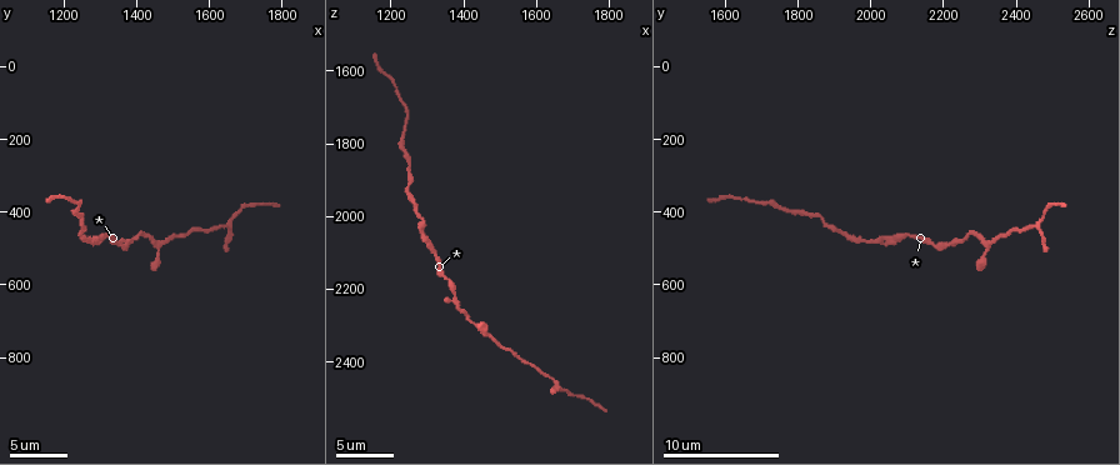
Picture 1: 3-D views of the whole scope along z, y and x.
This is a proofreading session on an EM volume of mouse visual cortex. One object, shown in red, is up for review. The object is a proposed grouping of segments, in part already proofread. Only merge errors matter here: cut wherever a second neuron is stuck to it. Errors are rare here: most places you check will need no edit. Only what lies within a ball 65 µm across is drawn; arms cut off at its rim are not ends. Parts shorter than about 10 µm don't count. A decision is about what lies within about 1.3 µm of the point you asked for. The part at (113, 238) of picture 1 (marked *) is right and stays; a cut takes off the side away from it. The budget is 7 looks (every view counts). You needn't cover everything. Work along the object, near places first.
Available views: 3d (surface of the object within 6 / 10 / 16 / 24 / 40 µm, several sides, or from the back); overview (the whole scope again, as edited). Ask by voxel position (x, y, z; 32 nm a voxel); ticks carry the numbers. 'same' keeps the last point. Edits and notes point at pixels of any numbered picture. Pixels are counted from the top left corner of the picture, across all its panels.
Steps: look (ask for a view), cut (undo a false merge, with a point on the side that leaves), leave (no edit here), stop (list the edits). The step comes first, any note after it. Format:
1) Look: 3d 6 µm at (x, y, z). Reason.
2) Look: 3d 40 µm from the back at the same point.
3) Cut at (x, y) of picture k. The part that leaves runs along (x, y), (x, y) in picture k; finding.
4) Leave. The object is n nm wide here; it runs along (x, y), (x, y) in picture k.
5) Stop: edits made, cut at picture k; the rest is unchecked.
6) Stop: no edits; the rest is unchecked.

Look: 3d 16 µm at (1250, 450, 1910). Calibre changes.

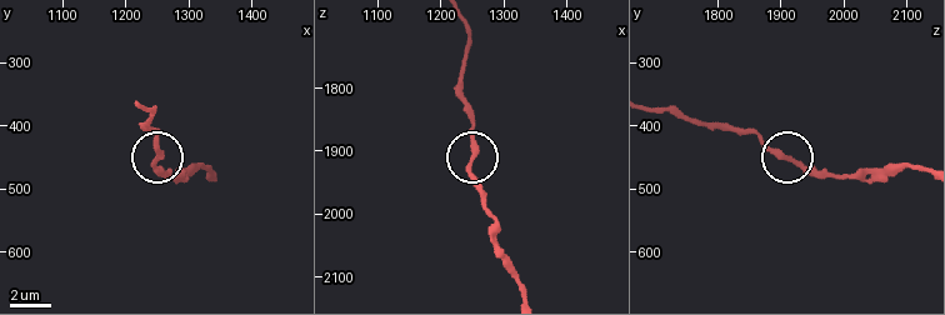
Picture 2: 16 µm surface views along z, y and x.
Leave. It runs along (920, 170), (815, 175), (746, 129) in picture 2; one neuron here.

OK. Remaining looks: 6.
Look: 3d 10 µm at (1310, 470, 2090). Calibre changes.

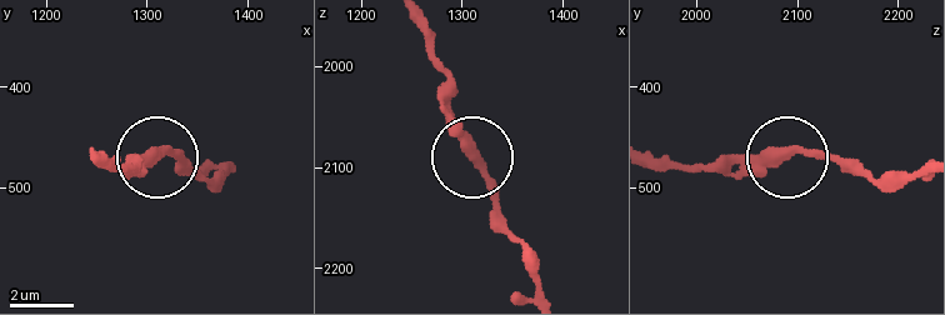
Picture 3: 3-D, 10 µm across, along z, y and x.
Look: 3d 10 µm from the back at (1312, 466, 2088).

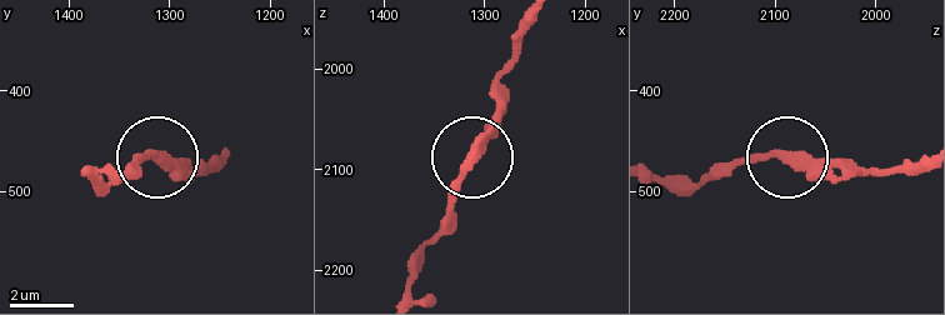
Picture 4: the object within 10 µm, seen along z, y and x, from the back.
Leave. It runs along (739, 161), (855, 166) in picture 4; one neuron here.

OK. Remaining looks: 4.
Look: 3d 16 µm at (1490, 480, 2340). Sudden change in width.

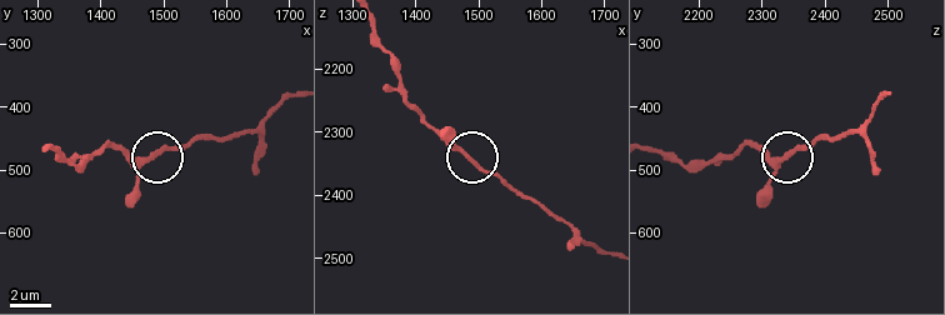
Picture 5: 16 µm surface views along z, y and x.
Look: 3d 6 µm at (1495, 475, 2345). Zoom in.

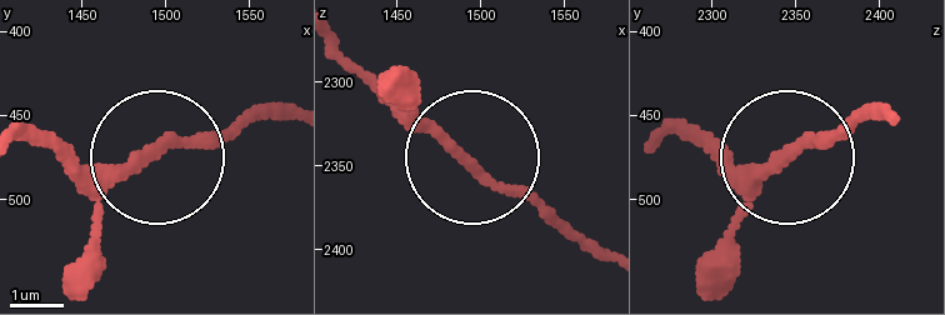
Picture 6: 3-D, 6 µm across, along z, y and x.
Leave. It runs along (21, 135), (141, 163), (271, 121) in picture 6; continuous, no second neuron.

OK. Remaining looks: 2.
Stop: no edits; the rest is unchecked.

